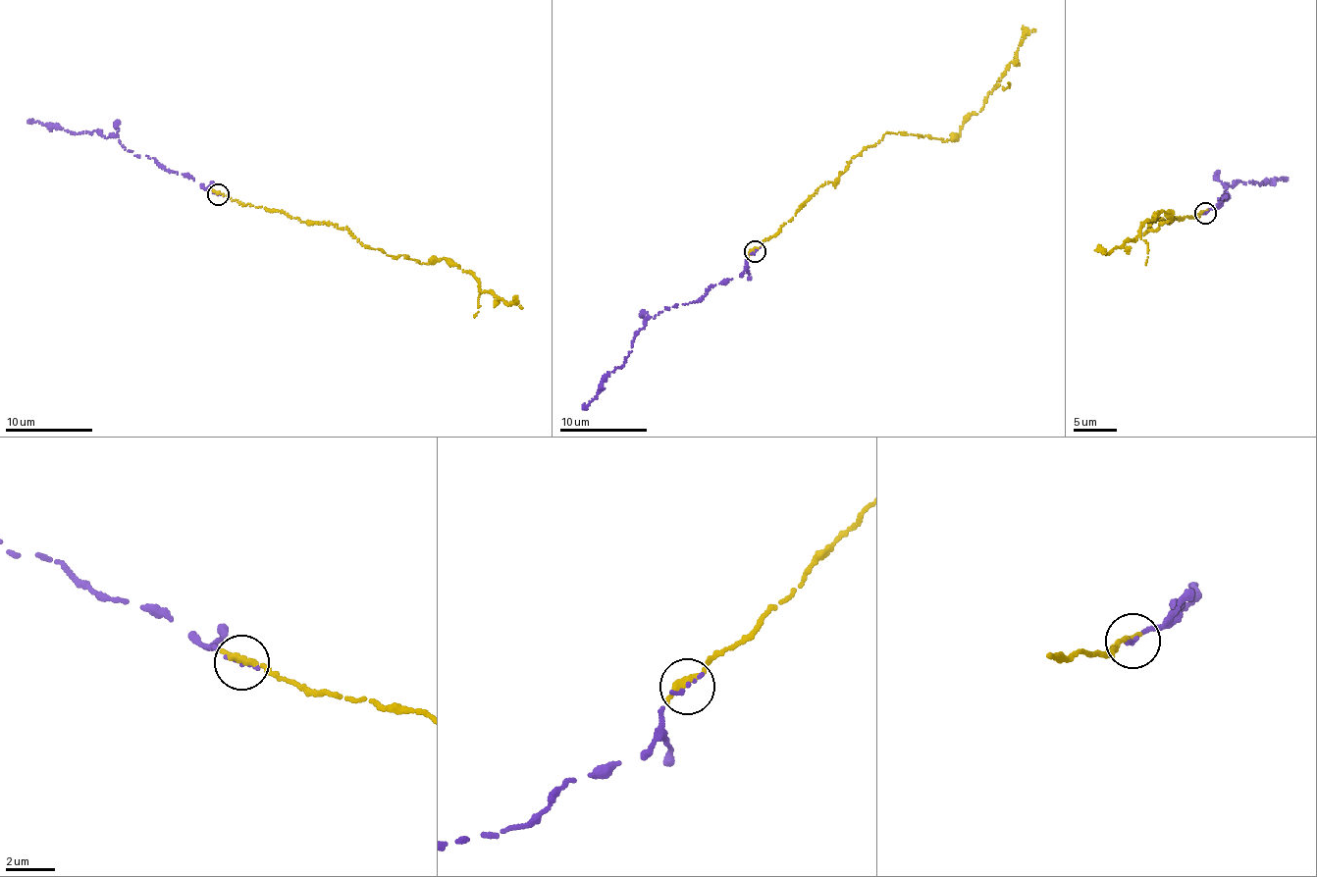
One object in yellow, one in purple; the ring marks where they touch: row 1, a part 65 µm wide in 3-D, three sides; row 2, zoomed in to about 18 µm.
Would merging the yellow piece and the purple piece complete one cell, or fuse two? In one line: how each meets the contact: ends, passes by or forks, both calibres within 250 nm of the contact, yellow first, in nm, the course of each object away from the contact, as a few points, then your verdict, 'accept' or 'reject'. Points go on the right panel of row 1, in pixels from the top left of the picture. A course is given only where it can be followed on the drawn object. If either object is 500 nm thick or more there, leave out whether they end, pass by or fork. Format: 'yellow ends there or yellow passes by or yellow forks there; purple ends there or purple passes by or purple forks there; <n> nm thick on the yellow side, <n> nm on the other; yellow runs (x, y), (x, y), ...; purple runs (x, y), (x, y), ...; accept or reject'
yellow ends there; purple ends there; 380 nm thick on the yellow side, 180 nm on the other; yellow runs (1205, 214), (1168, 223), (1156, 218), (1143, 233), (1172, 221), (1167, 212), (1157, 212), (1135, 241), (1103, 253); purple runs (1205, 214), (1227, 198), (1224, 184), (1232, 186), (1239, 181), (1257, 181), (1260, 185), (1268, 180), (1286, 179); accept

